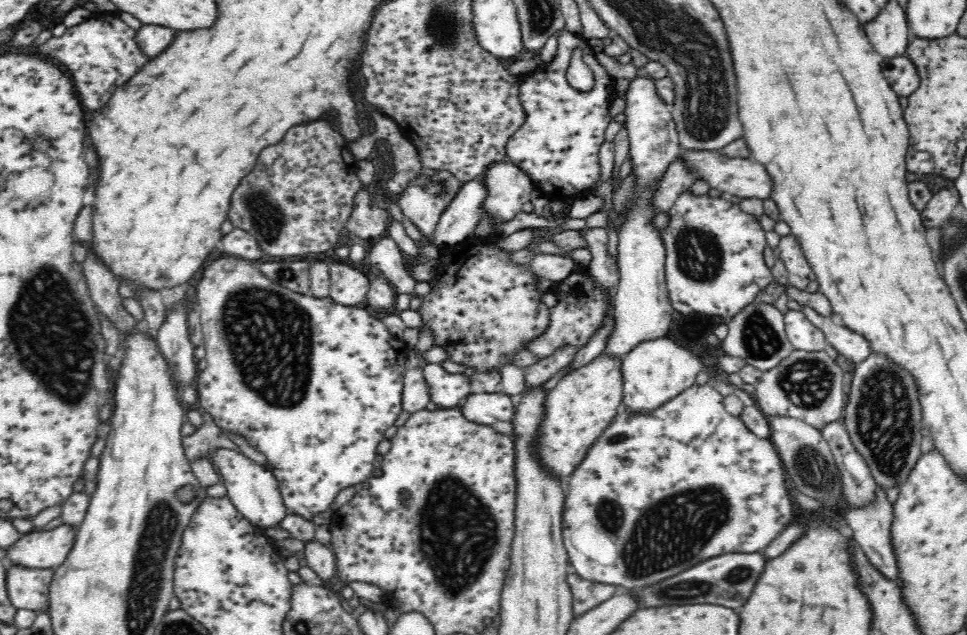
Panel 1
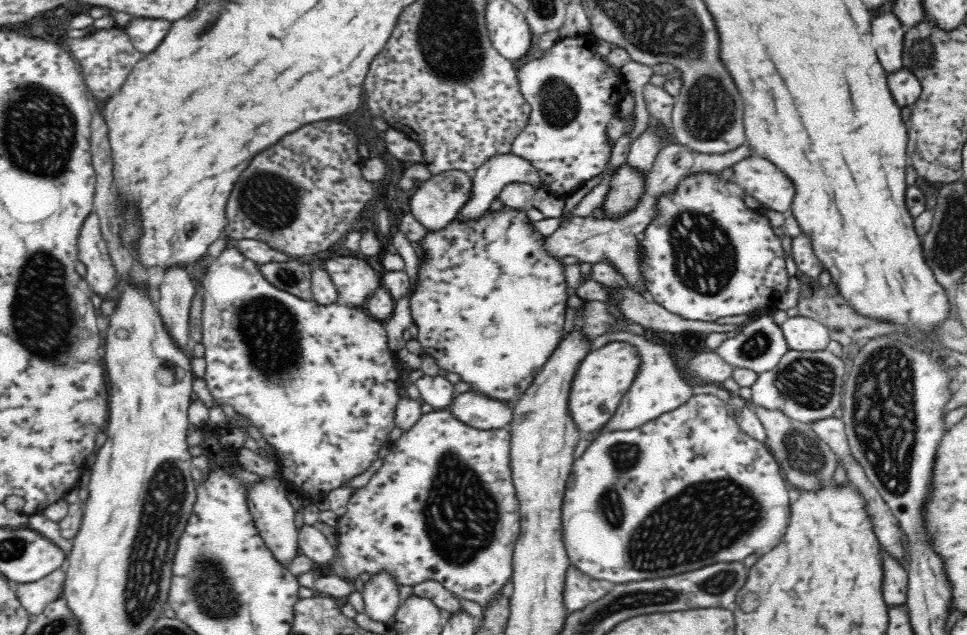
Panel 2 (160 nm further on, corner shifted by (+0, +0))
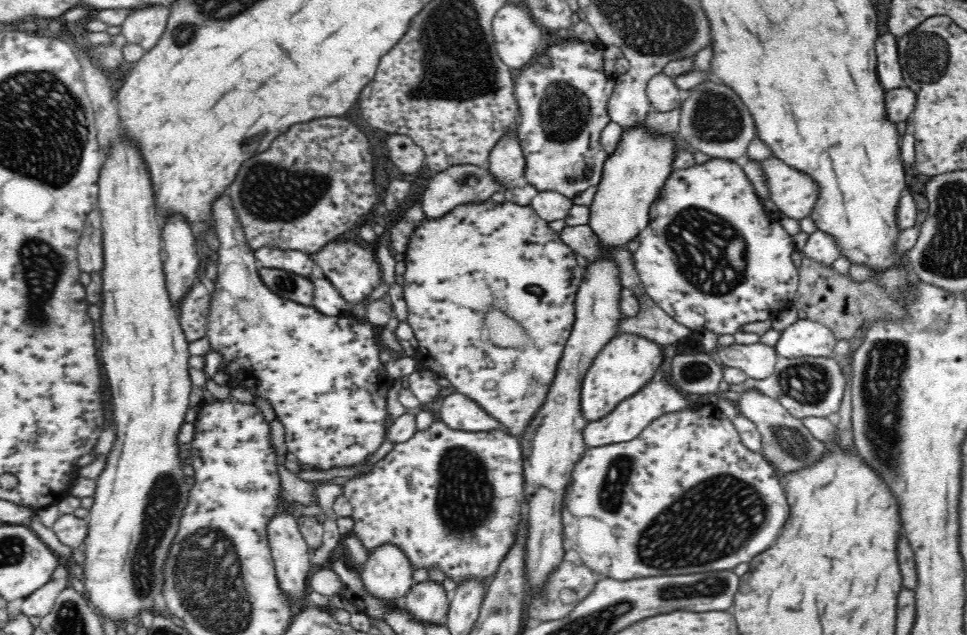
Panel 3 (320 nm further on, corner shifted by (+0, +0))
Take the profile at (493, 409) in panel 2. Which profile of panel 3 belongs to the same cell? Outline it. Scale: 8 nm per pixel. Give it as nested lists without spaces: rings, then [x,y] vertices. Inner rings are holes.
[[[459,393],[446,397],[439,413],[440,421],[453,431],[490,432],[501,425],[478,403]]]

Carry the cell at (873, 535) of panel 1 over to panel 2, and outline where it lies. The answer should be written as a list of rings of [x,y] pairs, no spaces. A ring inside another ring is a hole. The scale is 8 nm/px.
[[[883,552],[884,568],[884,600],[889,607],[906,606],[908,590],[908,571],[902,567],[892,555]]]

